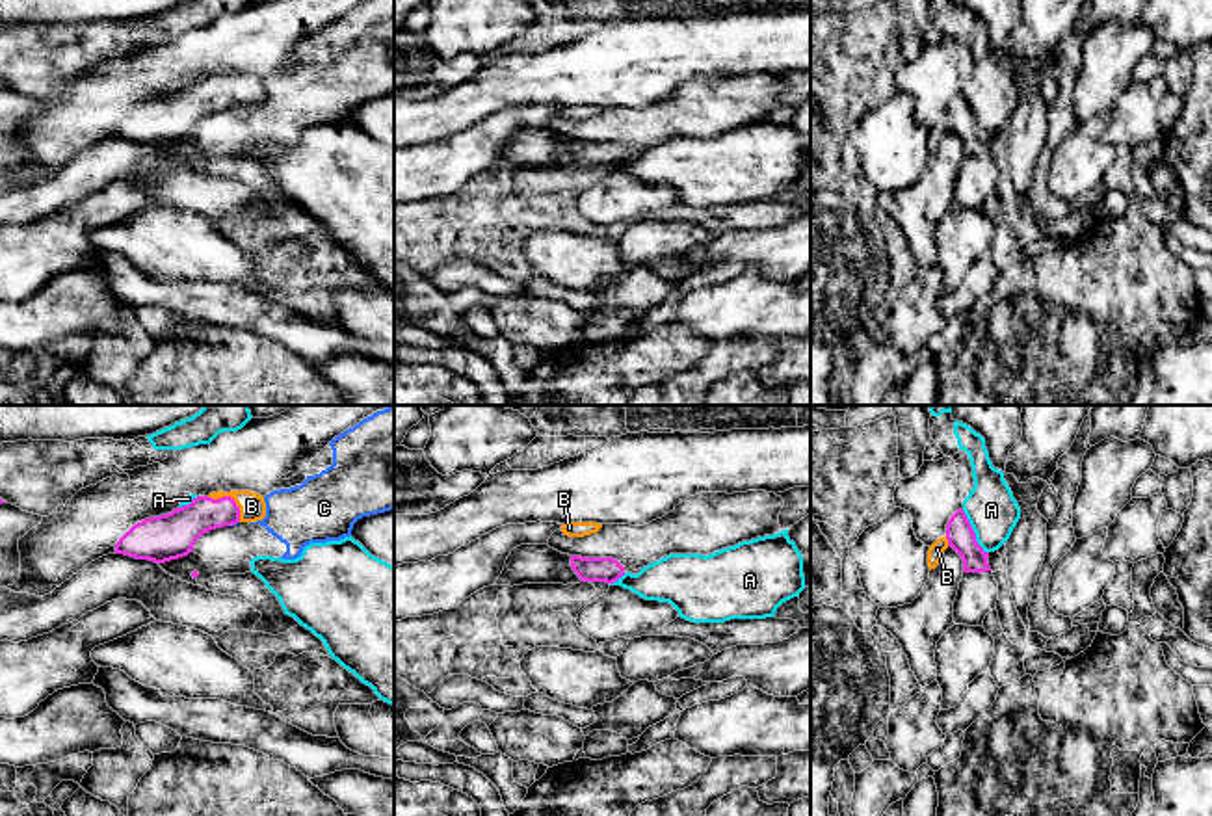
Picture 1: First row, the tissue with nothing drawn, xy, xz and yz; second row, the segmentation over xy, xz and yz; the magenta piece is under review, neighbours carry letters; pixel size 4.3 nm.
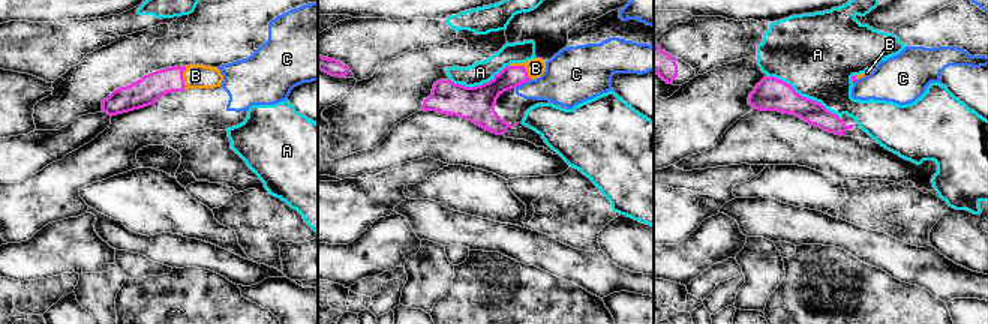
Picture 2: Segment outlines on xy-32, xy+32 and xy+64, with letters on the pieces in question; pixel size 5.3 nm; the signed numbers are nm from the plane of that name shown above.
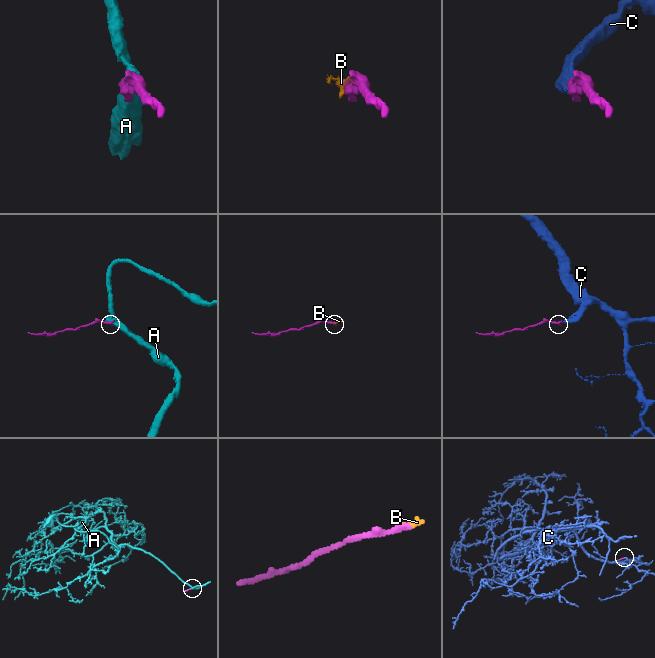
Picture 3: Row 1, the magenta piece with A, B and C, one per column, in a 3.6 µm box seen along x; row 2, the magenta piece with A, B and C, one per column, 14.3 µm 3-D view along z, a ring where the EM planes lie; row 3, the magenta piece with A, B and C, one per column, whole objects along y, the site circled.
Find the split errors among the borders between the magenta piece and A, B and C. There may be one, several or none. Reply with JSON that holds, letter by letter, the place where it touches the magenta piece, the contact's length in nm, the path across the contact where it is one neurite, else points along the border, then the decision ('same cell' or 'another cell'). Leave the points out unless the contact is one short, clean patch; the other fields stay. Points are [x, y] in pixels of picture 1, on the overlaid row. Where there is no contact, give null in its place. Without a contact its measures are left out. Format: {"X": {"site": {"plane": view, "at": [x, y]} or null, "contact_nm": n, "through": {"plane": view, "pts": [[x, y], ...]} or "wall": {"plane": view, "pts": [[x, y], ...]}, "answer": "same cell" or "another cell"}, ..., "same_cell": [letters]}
{"A": {"site": {"plane": "yz", "at": [973, 532]}, "contact_nm": 220, "wall": {"plane": "yz", "pts": [[961, 510], [974, 539], [988, 552]]}, "answer": "another cell"}, "B": {"site": {"plane": "xy", "at": [231, 499]}, "contact_nm": 180, "through": {"plane": "xy", "pts": [[183, 526], [231, 499], [238, 506], [251, 506]]}, "answer": "same cell"}, "C": {"site": {"plane": "xy", "at": [233, 523]}, "contact_nm": 40, "wall": {"plane": "xy", "pts": [[237, 521], [231, 525]]}, "answer": "another cell"}, "same_cell": ["B"]}

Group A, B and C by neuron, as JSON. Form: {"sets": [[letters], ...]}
{"sets": [["A"], ["B"], ["C"]]}

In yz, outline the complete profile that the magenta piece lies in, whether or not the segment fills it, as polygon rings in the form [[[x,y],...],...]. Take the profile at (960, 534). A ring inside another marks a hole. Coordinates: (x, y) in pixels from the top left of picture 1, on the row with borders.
[[[957,509],[948,524],[946,535],[937,539],[928,550],[928,567],[935,569],[944,554],[944,550],[952,546],[963,559],[963,573],[987,573],[991,571],[985,552],[978,541],[976,533],[965,515],[963,509]]]

